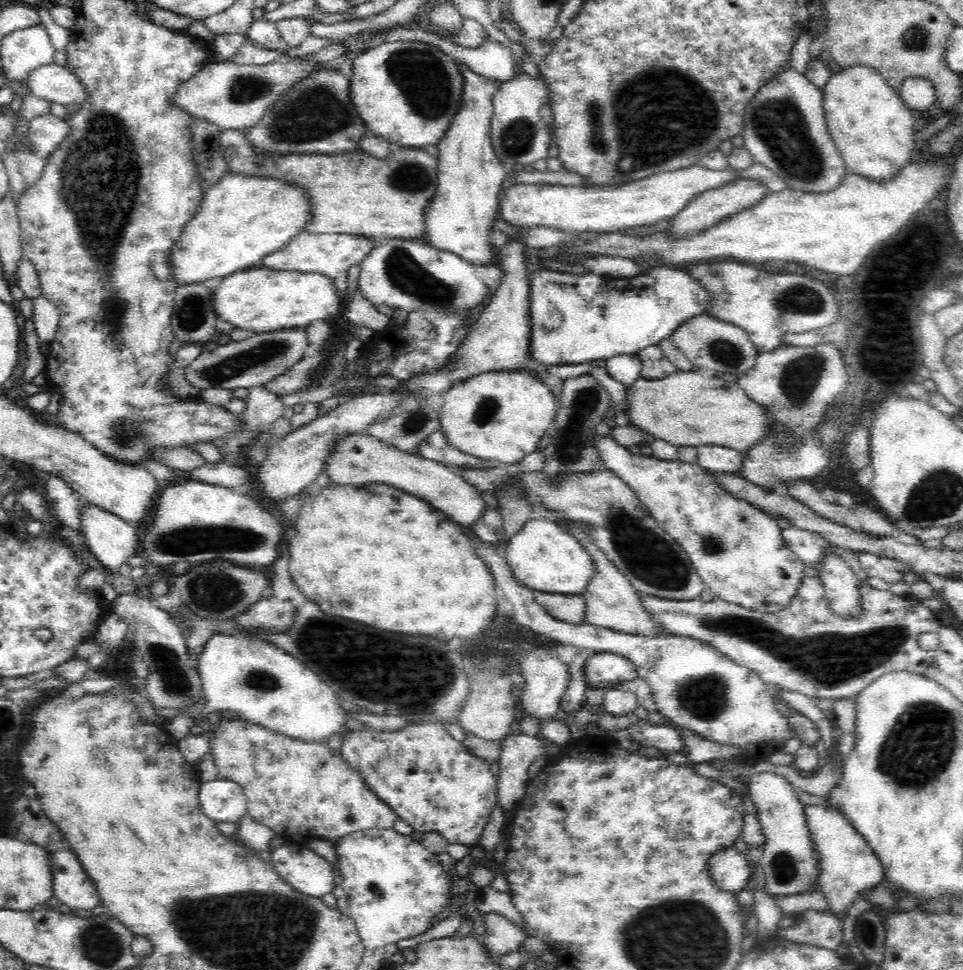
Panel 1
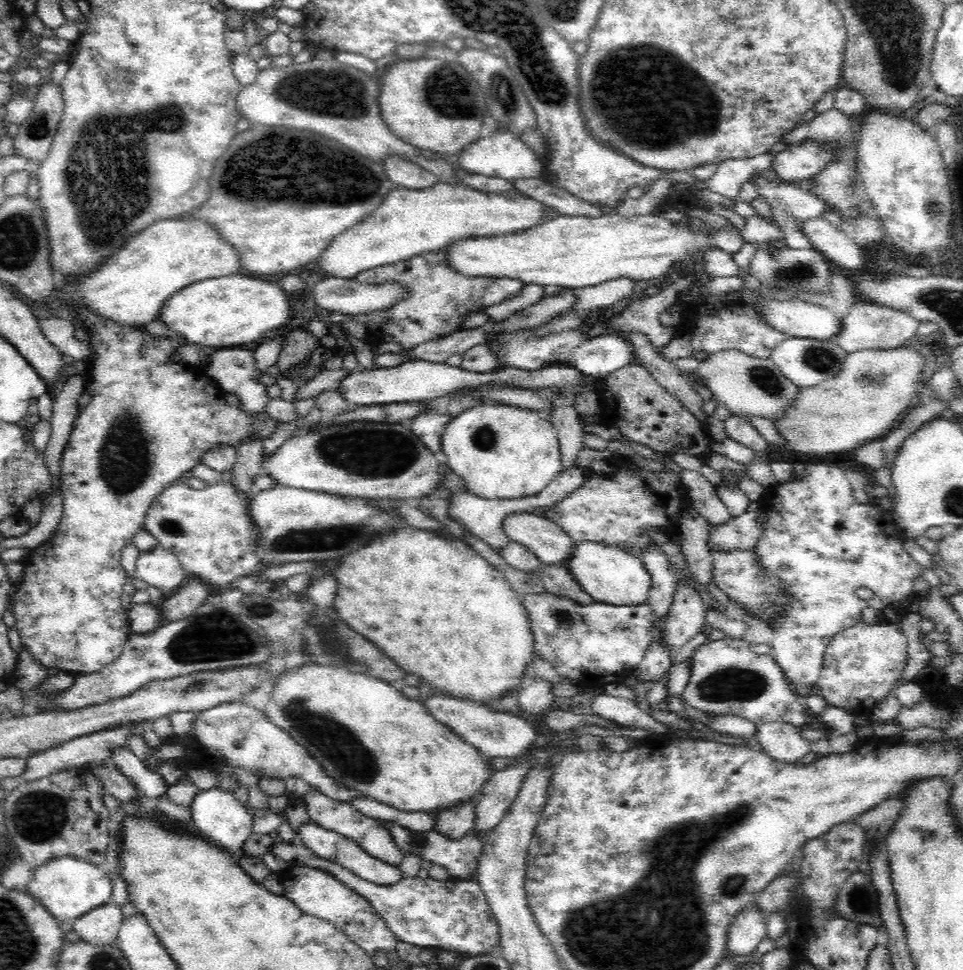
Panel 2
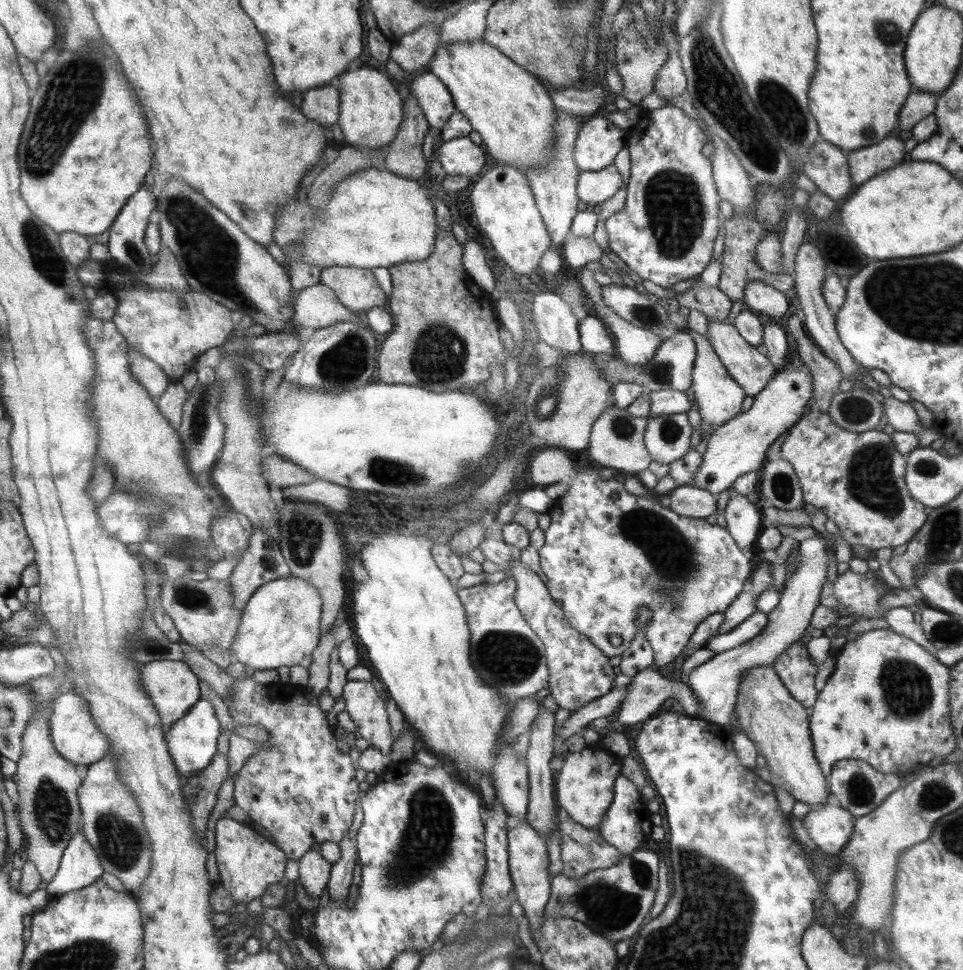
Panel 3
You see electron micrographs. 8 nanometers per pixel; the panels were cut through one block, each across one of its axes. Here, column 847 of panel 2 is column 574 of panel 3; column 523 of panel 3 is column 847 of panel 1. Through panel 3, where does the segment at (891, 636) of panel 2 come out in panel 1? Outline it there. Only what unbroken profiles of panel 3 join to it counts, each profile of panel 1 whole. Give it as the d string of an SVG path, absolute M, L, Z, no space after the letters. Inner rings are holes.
M828 549L823 553L819 572L830 611L840 617L862 615L859 588L864 582L856 578L844 558Z

